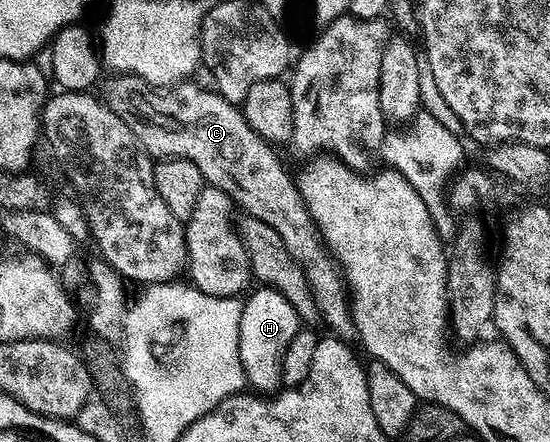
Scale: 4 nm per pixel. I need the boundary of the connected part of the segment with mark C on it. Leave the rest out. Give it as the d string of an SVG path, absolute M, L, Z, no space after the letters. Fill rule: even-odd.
M119 75L115 82L107 89L105 100L109 108L117 111L125 123L141 139L141 143L147 148L148 153L155 159L180 157L189 159L189 163L197 163L197 171L201 171L204 182L221 191L231 198L236 206L244 209L247 217L261 219L277 235L281 235L281 243L289 255L300 267L307 280L307 290L315 300L315 308L318 316L323 316L323 321L328 325L330 332L336 337L351 339L356 336L355 320L351 317L351 302L349 300L349 286L345 280L339 262L332 256L327 242L319 230L319 225L313 219L311 212L307 210L305 199L301 195L296 178L287 174L281 158L275 154L276 146L266 139L261 138L257 131L253 130L243 117L242 108L234 101L226 101L219 92L210 93L201 91L193 83L180 83L170 86L166 91L160 91L152 87L139 77Z

